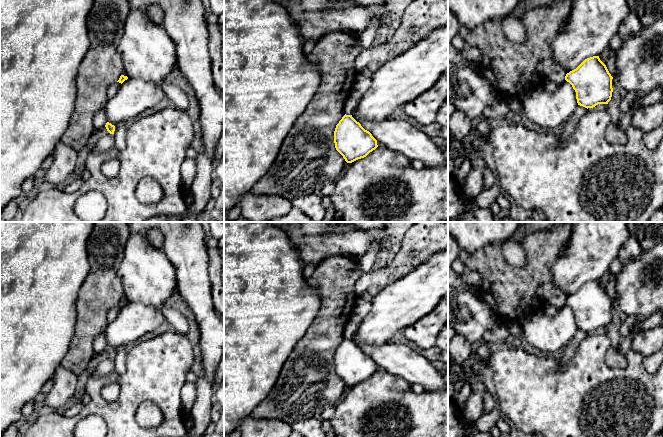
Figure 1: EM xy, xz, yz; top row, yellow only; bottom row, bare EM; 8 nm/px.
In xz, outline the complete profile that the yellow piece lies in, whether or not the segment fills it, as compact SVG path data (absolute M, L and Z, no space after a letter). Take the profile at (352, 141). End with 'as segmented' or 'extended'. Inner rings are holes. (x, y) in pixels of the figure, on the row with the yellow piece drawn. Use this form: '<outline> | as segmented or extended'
M344 115L334 131L336 150L347 163L366 157L375 150L377 140L352 115Z | as segmented

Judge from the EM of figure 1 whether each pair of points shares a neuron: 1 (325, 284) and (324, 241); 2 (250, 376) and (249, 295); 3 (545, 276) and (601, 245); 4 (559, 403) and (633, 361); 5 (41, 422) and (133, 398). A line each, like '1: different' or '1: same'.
1: different
2: same
3: different
4: same
5: same

